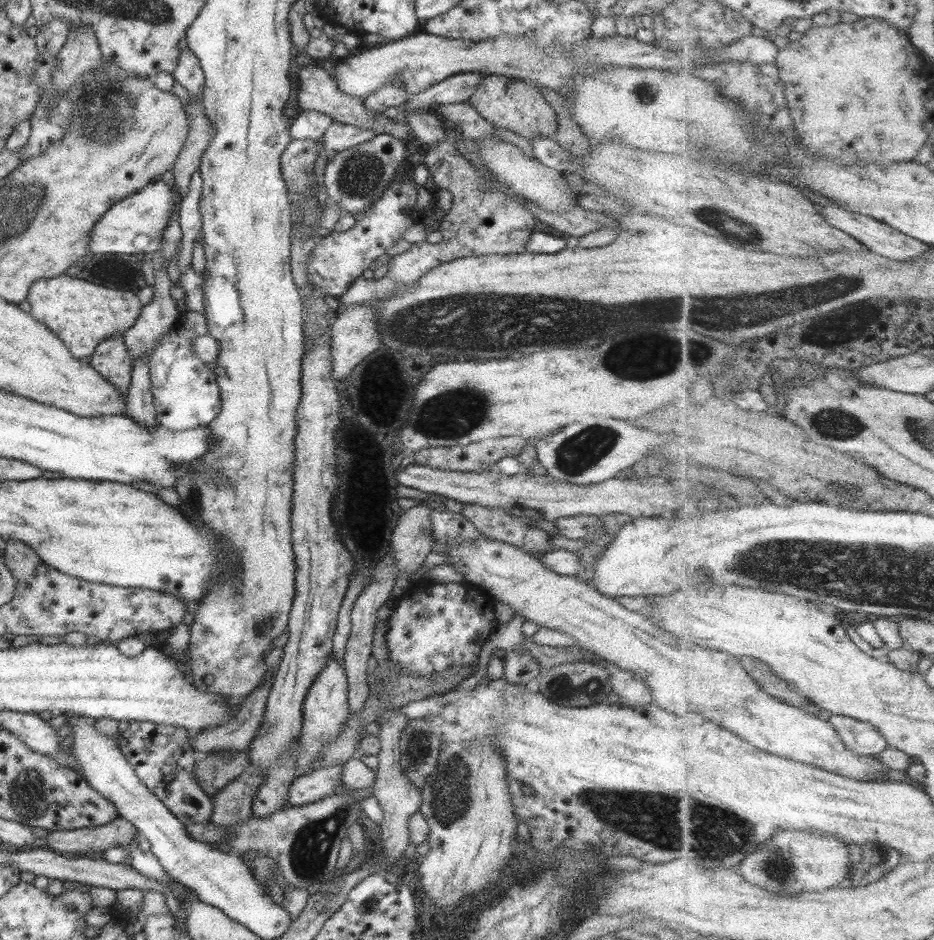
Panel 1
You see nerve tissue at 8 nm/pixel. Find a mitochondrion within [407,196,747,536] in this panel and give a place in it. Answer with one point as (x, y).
(636, 356)

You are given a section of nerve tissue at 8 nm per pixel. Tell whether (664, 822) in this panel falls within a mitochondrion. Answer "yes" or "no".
yes

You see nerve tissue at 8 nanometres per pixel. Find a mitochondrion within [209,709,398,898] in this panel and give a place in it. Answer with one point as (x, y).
(309, 850)

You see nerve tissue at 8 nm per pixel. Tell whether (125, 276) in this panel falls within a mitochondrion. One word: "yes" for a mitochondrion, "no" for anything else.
yes

